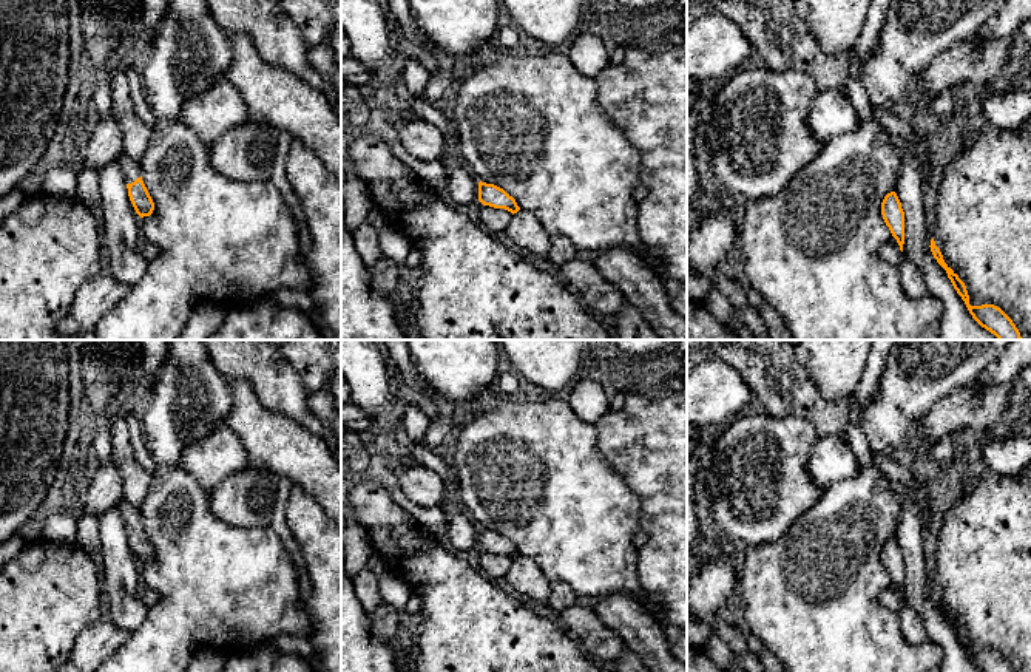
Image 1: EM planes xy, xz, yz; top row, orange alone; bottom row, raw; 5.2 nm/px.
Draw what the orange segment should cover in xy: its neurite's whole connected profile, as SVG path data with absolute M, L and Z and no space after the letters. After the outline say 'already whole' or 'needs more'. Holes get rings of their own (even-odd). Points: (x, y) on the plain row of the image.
M125 499L117 504L117 508L123 518L128 542L136 559L140 564L150 562L154 556L154 548L142 527L140 513Z; needs more

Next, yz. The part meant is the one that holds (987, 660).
M934 584L931 585L931 598L937 609L946 616L948 624L951 626L954 635L965 647L969 660L980 672L1016 672L1012 666L997 652L994 650L982 650L982 652L971 652L969 641L966 636L965 629L958 624L958 621L945 609L940 595L935 592Z; already whole

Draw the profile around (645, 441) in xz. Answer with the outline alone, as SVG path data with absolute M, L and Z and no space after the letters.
M687 378L682 391L661 399L627 394L617 411L603 414L594 426L597 429L597 451L608 465L620 474L642 504L641 530L648 541L637 552L637 578L644 590L661 606L664 624L687 632Z

